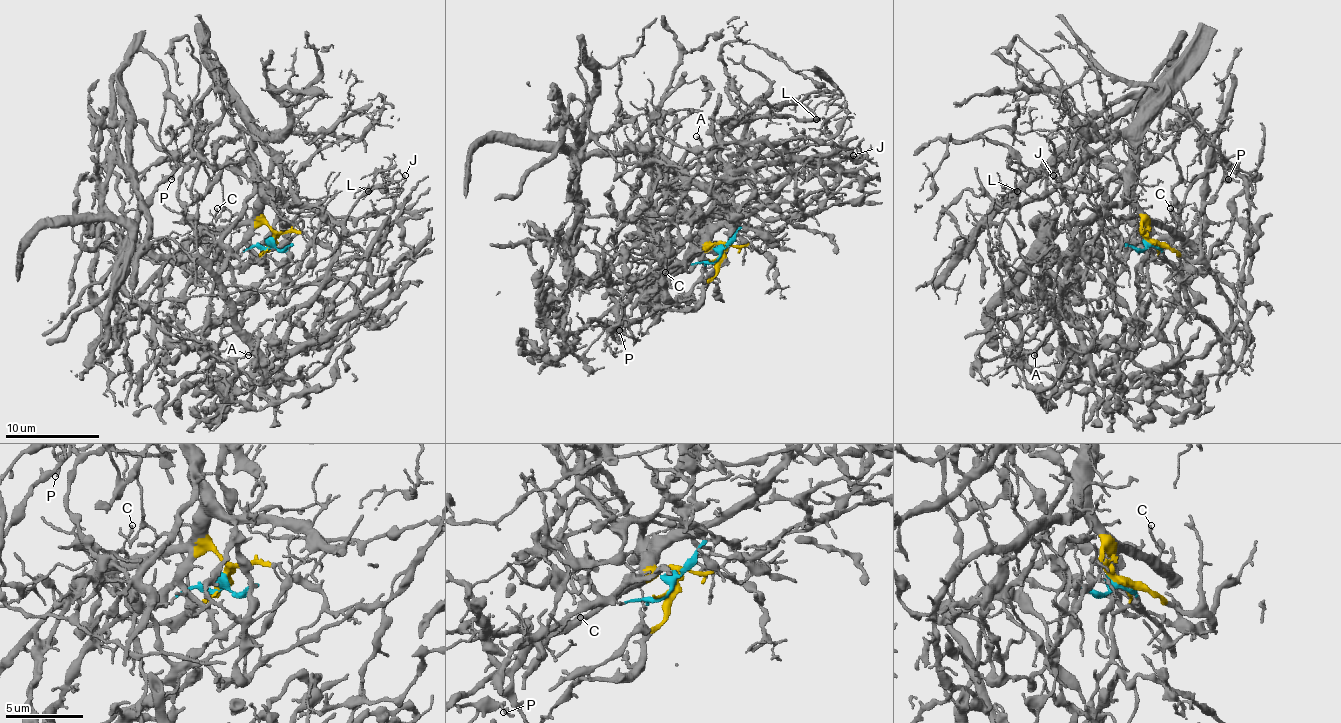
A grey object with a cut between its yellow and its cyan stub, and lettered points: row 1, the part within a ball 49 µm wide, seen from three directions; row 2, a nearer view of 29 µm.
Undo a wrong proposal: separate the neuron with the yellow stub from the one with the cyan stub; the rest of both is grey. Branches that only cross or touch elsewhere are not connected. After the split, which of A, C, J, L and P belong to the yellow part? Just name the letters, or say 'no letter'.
A, C, J, L, P

